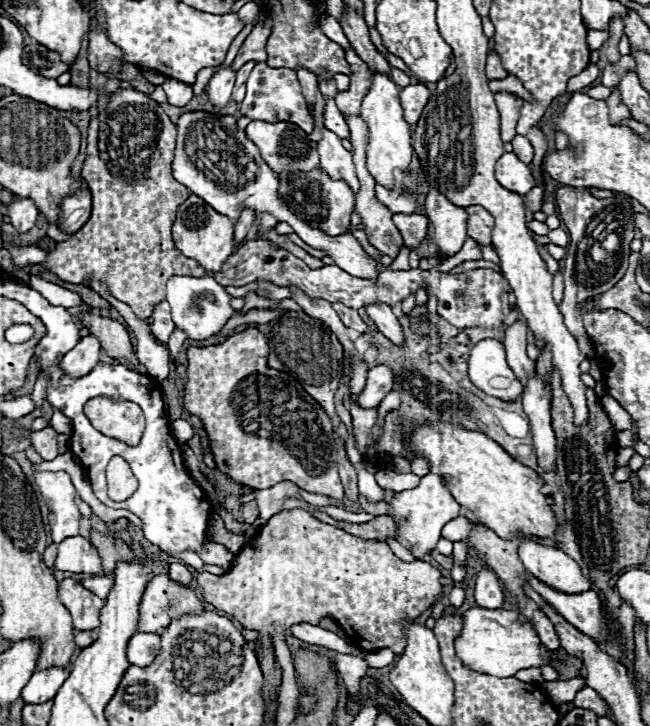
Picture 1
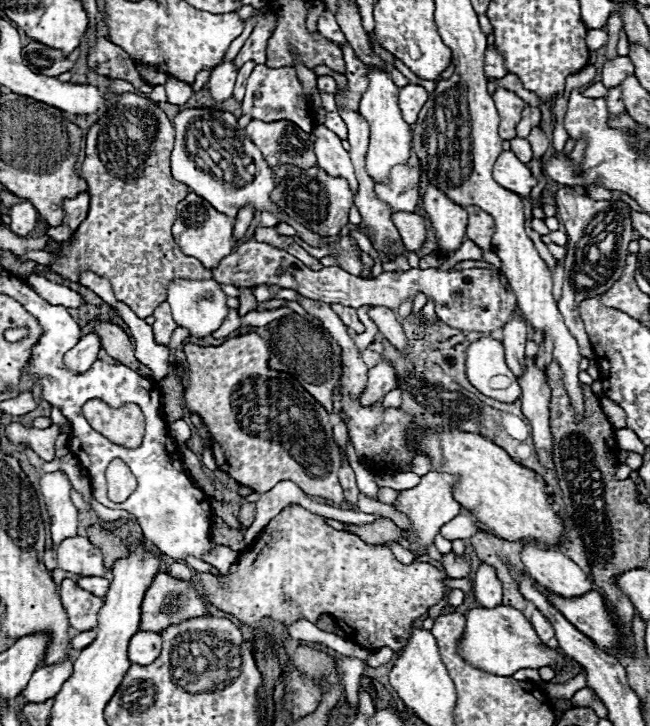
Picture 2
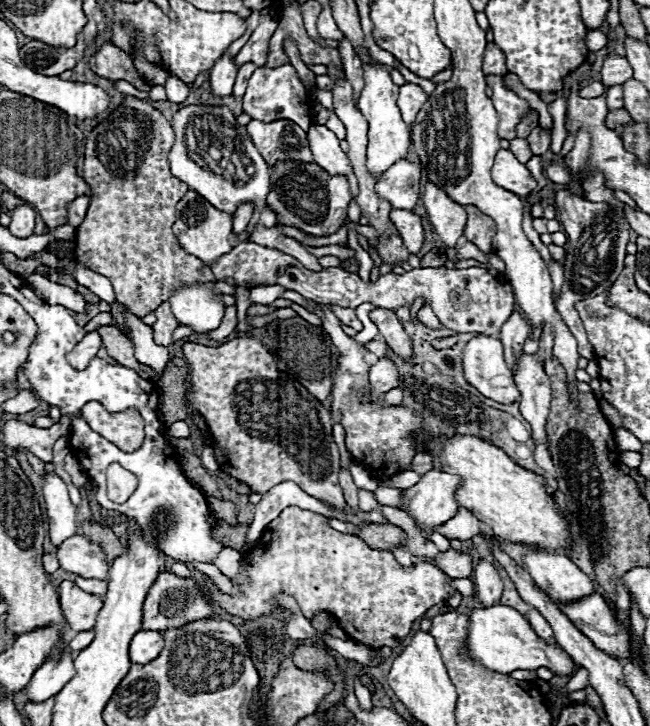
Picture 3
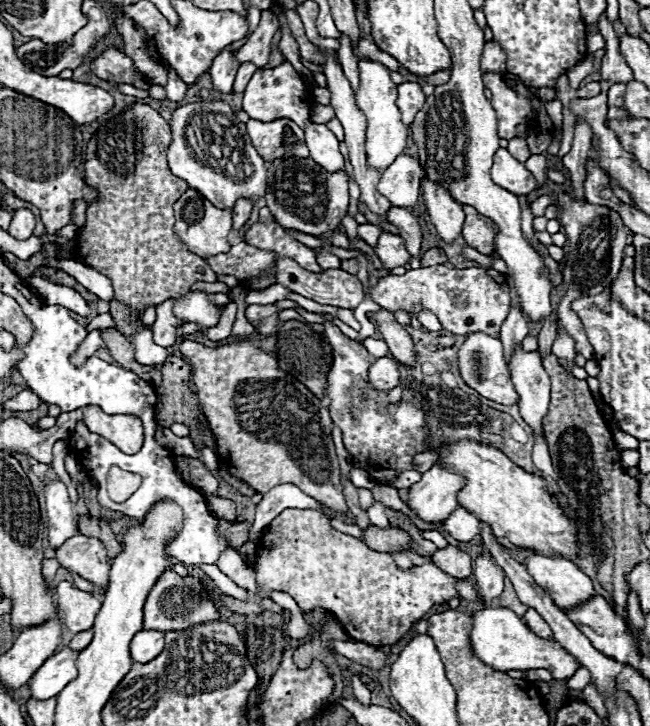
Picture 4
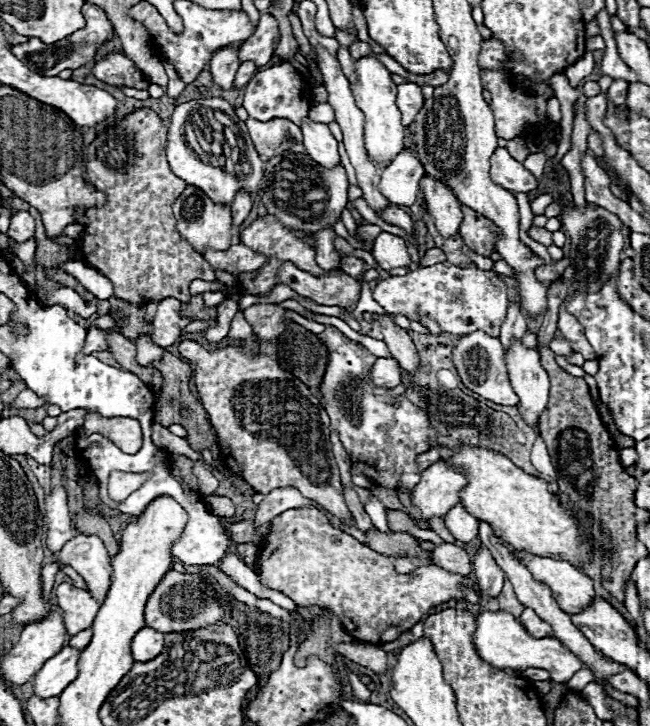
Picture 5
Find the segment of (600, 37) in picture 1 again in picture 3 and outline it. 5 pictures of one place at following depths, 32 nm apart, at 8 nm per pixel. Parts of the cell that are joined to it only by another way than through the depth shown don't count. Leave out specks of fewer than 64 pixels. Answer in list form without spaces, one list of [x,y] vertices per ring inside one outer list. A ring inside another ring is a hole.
[[[590,30],[588,36],[586,36],[586,46],[590,52],[596,52],[600,48],[604,48],[608,44],[608,38],[602,30]]]

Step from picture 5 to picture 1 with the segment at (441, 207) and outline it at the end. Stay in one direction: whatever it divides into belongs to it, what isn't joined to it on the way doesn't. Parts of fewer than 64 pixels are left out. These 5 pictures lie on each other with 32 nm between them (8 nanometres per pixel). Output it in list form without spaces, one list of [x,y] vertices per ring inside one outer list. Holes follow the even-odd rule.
[[[430,188],[426,196],[426,212],[434,226],[434,242],[438,246],[438,258],[446,260],[456,252],[460,252],[468,238],[466,210],[454,206],[446,196]]]

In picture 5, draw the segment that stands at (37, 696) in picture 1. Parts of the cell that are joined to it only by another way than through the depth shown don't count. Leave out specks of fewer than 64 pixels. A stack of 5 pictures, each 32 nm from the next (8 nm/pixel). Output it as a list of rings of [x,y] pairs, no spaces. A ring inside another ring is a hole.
[[[64,646],[56,656],[46,660],[46,664],[34,676],[34,696],[52,698],[58,696],[76,676],[78,676],[80,650]]]

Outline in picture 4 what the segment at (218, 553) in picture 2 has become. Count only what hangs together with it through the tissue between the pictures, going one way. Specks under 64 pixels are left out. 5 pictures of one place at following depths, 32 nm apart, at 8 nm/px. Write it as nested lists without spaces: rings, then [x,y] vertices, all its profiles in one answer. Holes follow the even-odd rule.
[[[226,548],[226,550],[220,554],[220,558],[216,560],[216,566],[218,566],[228,578],[234,580],[234,583],[238,586],[252,592],[257,590],[252,571],[247,567],[244,558],[242,558],[234,548]]]

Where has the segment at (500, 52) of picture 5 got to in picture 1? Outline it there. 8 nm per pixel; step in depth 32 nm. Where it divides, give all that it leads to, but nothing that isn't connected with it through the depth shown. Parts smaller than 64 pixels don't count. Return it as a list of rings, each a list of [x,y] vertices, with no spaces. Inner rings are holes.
[[[496,52],[488,54],[488,62],[486,62],[486,76],[488,80],[502,80],[508,76],[508,72],[502,68],[500,56]]]

